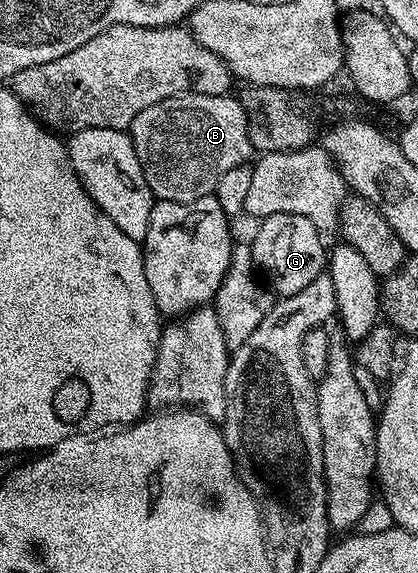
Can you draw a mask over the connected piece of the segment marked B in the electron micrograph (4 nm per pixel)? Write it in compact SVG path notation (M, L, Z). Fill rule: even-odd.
M188 92L185 96L165 98L153 106L145 106L145 110L133 118L129 135L137 150L141 170L145 170L145 182L149 182L156 201L193 202L202 196L210 196L228 170L248 163L253 156L245 110L239 99L231 94L210 96Z

